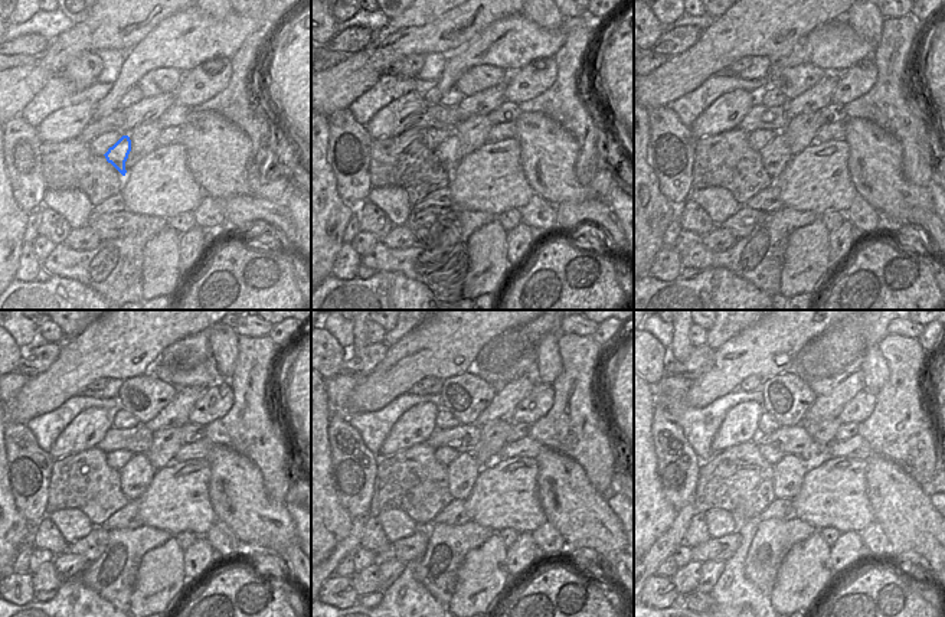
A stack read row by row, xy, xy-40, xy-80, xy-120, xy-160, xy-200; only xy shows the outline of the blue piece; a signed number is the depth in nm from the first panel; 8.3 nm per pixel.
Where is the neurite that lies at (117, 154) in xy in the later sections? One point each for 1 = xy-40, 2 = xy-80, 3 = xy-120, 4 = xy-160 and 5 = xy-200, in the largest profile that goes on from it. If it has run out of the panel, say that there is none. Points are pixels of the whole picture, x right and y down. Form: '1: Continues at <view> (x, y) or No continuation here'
1: Continues at xy-40 (447, 156)
2: Continues at xy-80 (775, 156)
3: Continues at xy-120 (136, 476)
4: Continues at xy-160 (463, 472)
5: Continues at xy-200 (788, 475)

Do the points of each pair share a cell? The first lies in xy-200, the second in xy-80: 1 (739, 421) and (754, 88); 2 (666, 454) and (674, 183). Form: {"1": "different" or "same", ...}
{"1": "different", "2": "same"}

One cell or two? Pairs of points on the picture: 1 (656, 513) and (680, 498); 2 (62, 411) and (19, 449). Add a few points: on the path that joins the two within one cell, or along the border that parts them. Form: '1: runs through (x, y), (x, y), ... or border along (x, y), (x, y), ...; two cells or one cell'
1: border along (657, 472), (663, 496), (676, 511); two cells
2: border along (25, 424), (36, 443), (48, 453); two cells

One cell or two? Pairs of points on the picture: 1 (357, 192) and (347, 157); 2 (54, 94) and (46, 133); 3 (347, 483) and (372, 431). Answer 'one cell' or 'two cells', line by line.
1: one cell
2: two cells
3: two cells

